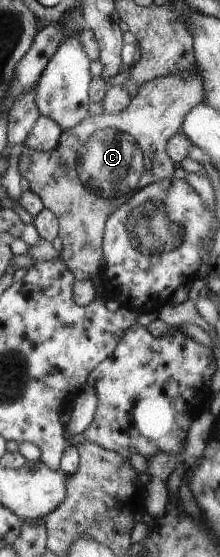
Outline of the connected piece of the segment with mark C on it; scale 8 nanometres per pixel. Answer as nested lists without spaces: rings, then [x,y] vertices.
[[[196,69],[189,78],[159,76],[147,80],[138,87],[127,107],[117,113],[101,113],[84,117],[79,124],[61,131],[59,143],[48,152],[38,152],[29,146],[22,149],[18,172],[29,182],[31,190],[45,208],[55,214],[58,221],[58,237],[62,248],[58,257],[64,261],[76,281],[91,280],[99,275],[101,259],[101,233],[109,215],[132,197],[134,189],[171,177],[174,172],[172,158],[166,152],[168,139],[177,132],[183,117],[203,101],[203,79]]]

